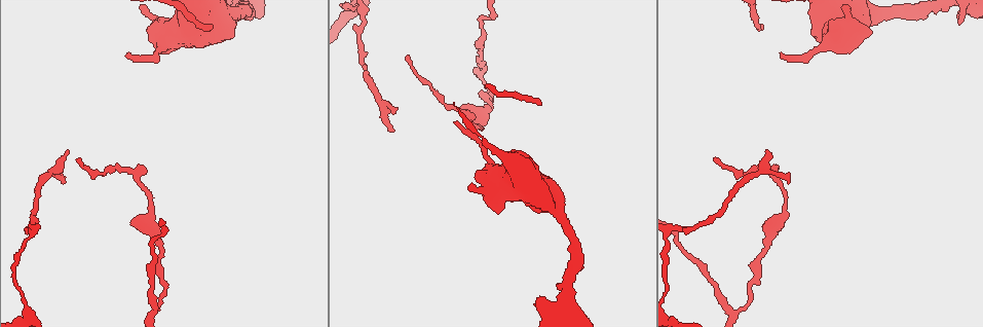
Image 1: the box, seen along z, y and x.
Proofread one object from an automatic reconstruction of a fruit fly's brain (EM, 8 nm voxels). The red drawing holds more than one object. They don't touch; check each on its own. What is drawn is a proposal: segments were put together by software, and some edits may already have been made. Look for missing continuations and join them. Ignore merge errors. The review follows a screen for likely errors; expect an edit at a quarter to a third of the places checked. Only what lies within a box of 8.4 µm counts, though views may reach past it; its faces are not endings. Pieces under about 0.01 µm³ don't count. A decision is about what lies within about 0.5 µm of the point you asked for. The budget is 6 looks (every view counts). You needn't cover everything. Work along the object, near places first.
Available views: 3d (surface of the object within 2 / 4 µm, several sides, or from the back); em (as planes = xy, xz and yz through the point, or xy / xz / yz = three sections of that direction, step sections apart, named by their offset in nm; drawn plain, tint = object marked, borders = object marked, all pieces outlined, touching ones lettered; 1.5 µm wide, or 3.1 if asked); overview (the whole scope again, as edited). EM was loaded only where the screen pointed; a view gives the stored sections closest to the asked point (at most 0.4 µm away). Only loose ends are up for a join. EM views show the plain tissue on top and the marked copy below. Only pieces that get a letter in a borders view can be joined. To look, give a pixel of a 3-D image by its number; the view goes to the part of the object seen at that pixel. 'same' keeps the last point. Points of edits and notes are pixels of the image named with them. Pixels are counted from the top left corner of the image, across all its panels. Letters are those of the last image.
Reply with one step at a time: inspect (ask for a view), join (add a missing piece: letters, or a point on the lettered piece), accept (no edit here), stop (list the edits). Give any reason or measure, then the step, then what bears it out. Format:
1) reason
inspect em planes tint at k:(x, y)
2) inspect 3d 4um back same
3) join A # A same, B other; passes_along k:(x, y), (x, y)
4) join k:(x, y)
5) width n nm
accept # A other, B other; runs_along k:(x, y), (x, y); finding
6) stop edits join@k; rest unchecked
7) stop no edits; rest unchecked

branch stops here
inspect em planes tint at 1:(453, 122)

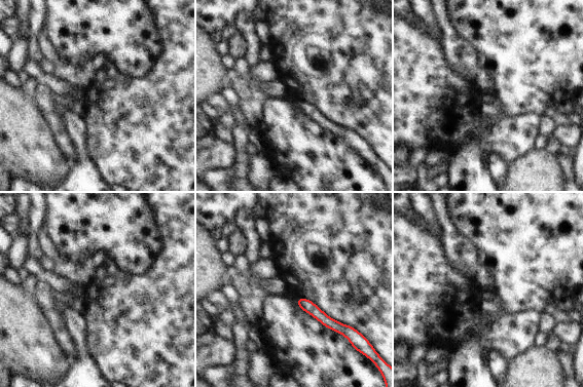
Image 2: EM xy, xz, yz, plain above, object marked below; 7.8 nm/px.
inspect em planes borders same

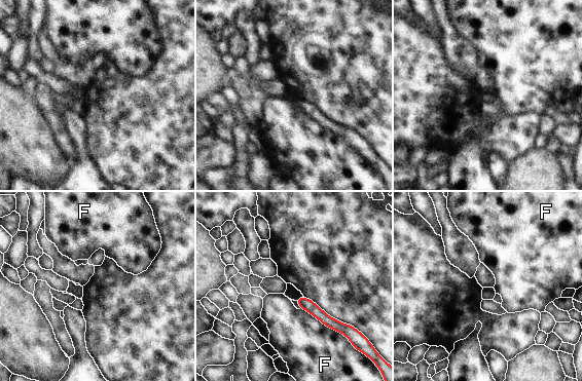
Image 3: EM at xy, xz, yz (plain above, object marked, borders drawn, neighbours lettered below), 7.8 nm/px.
width 90 nm
accept # F other; border 3:(301, 307), (352, 343); no lettered piece goes on from it

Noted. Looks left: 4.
branch stops here
inspect em yz step 4 borders at 1:(763, 27)

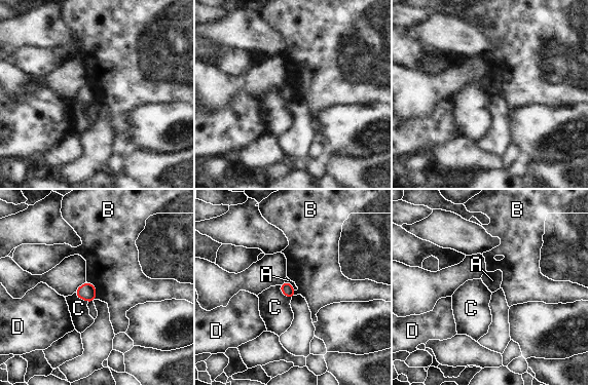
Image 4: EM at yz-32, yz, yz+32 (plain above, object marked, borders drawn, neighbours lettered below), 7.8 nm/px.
accept # A other, B other, C other, D other; border 4:(86, 281), (95, 287), (95, 299); no lettered piece goes on from it

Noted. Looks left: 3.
inspect em xy step 8 tint at 1:(766, 149)

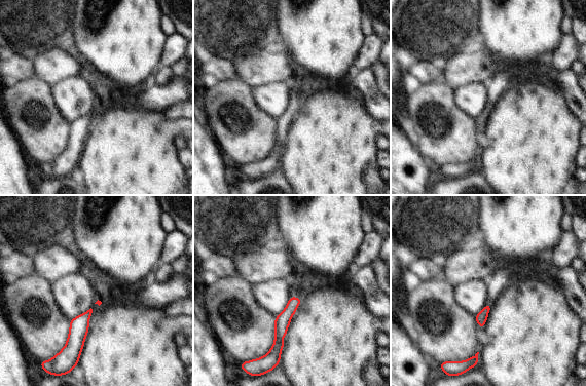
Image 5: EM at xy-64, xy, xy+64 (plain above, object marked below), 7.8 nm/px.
inspect em planes tint same

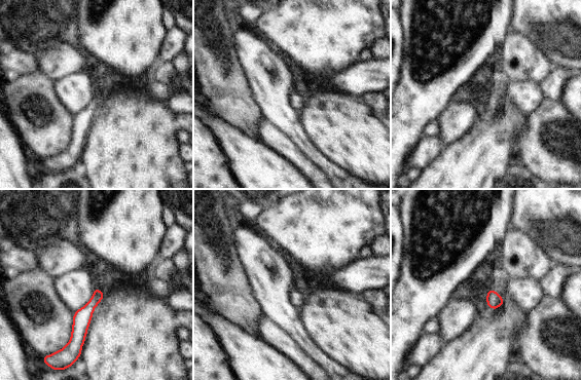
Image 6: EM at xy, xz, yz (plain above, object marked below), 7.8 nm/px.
see the neighbours
inspect em planes borders same

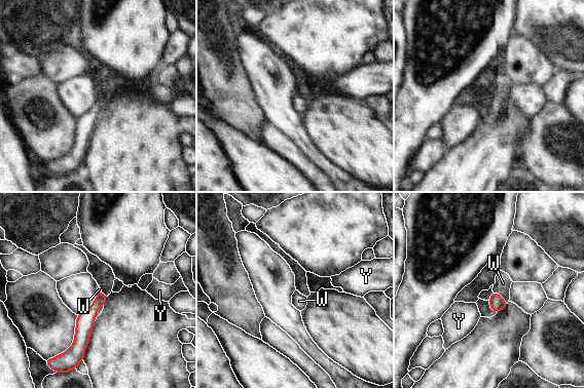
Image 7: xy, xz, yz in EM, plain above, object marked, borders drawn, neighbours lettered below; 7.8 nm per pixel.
longest_contact W 160 nm
join W # W same, Y other; passes_along 7:(497, 303), (500, 296), (503, 283); the cell continues

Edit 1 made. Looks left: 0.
stop edits join@7; rest unchecked

